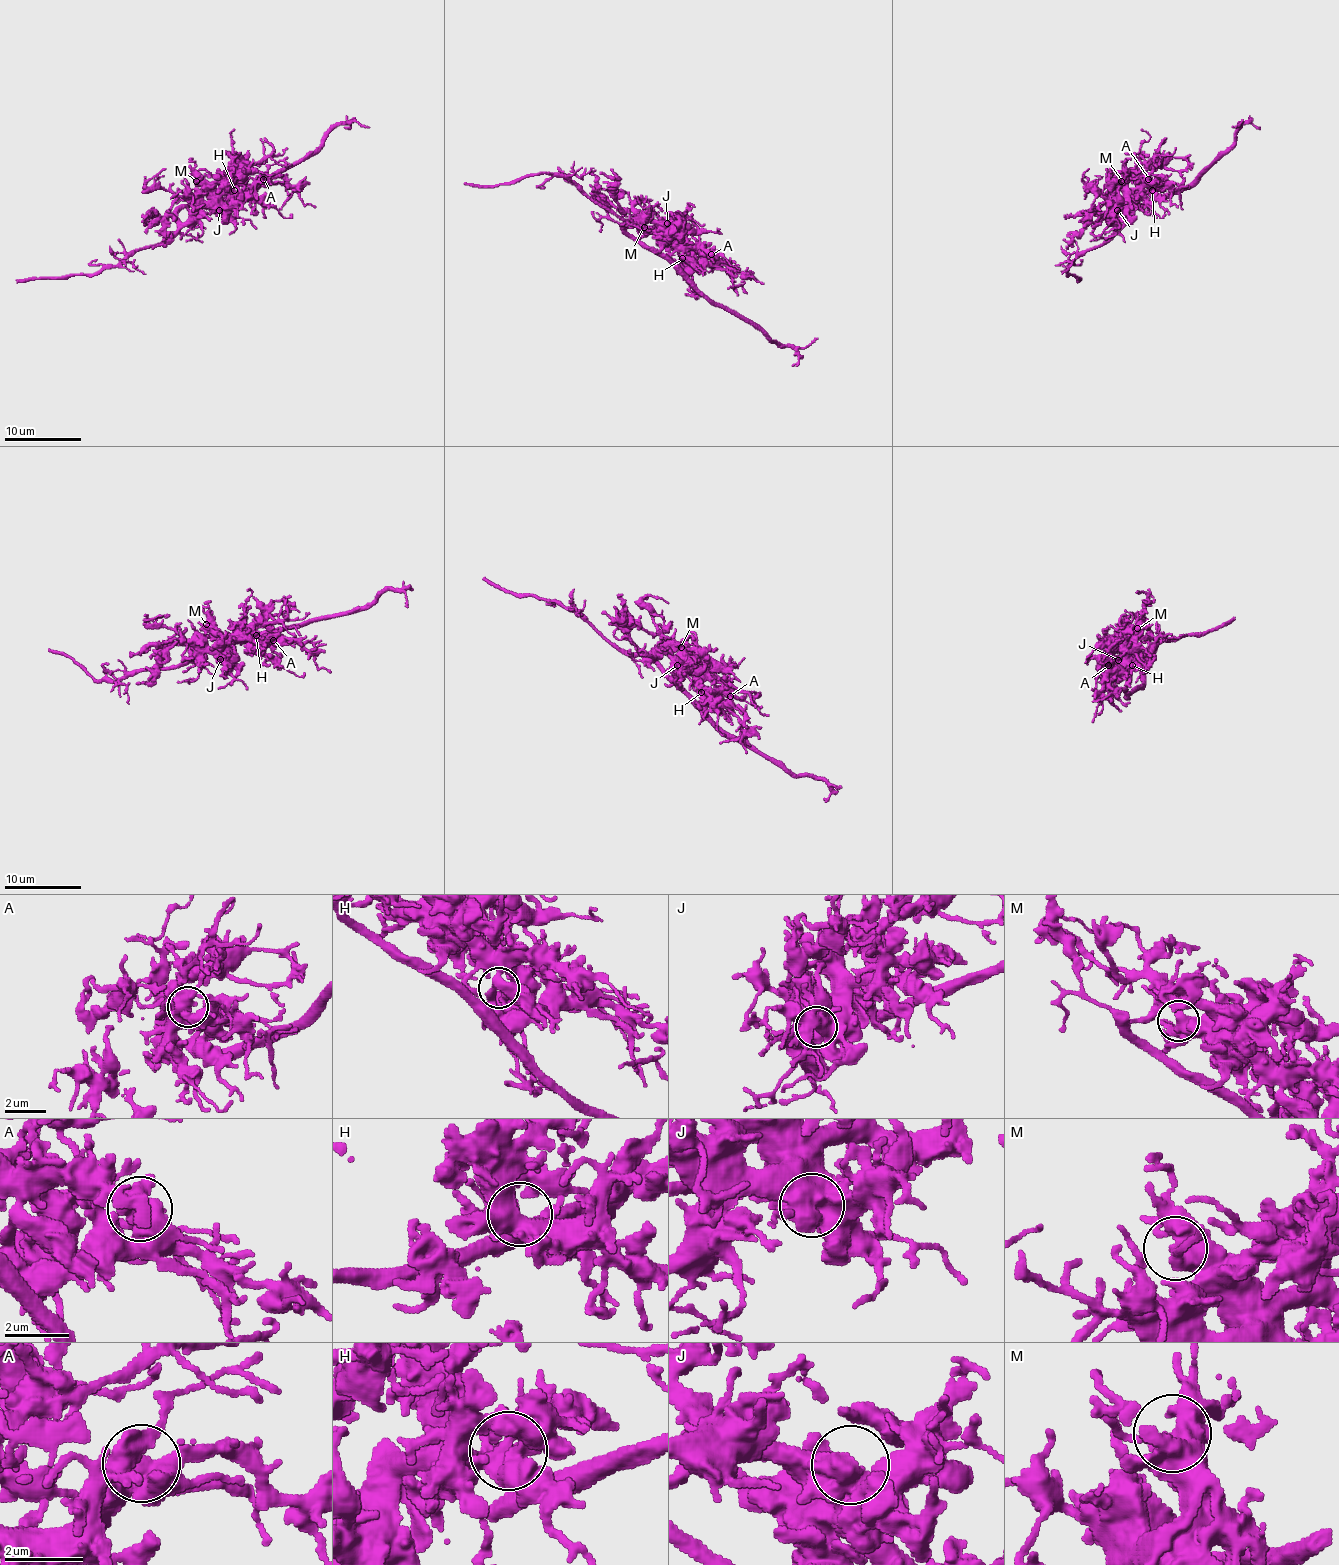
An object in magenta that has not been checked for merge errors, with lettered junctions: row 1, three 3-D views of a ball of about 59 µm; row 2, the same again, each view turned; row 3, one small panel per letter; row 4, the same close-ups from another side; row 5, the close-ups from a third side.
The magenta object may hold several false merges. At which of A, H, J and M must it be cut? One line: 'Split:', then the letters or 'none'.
Split: none

